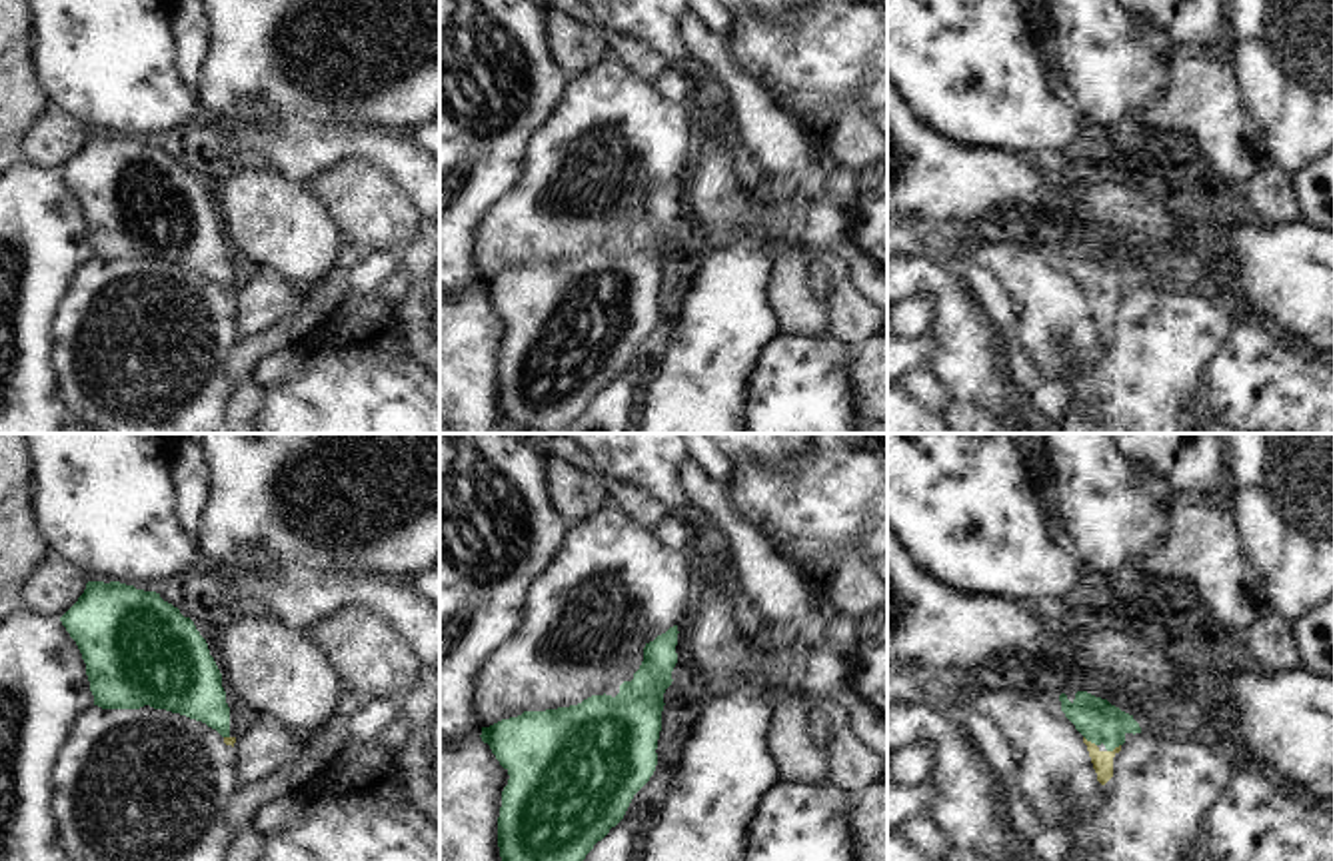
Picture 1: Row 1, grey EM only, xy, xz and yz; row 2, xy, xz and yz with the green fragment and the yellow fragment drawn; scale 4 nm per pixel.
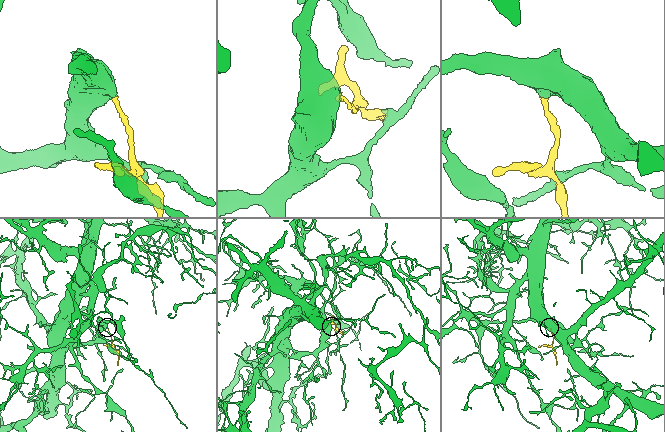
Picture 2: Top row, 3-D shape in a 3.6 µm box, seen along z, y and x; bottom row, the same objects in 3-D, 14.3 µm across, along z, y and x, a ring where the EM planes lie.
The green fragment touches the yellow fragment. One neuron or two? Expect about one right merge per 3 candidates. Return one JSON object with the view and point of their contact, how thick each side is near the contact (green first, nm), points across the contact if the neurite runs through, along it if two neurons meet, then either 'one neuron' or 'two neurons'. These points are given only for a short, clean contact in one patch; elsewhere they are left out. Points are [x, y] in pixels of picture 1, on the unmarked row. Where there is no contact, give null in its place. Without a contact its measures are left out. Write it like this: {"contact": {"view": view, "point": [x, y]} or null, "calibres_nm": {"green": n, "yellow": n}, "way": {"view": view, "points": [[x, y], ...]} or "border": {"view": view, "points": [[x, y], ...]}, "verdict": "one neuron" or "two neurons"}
{"contact": {"view": "yz", "point": [1090, 292]}, "calibres_nm": {"green": 170, "yellow": 80}, "way": {"view": "yz", "points": [[1100, 274], [1090, 292], [1094, 306], [1102, 314]]}, "verdict": "one neuron"}

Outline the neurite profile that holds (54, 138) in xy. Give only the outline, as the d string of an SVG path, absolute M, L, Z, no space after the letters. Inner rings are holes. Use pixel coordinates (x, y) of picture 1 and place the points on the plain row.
M48 110L28 130L22 160L44 170L62 170L84 146L86 136L78 120Z

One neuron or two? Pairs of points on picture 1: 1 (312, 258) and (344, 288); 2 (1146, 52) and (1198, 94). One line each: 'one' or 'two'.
1: two
2: two

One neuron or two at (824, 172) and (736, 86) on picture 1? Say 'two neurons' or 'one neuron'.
one neuron

